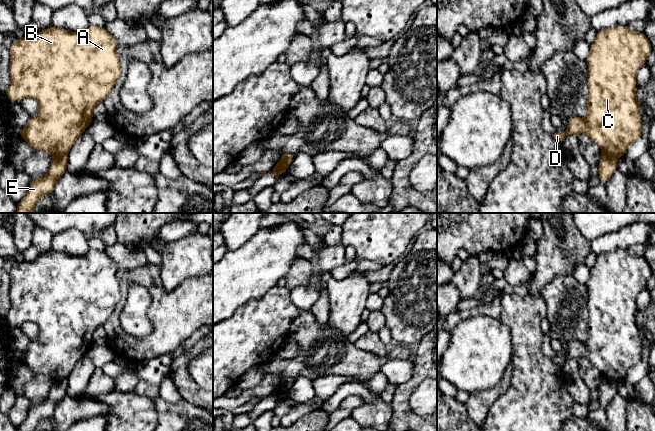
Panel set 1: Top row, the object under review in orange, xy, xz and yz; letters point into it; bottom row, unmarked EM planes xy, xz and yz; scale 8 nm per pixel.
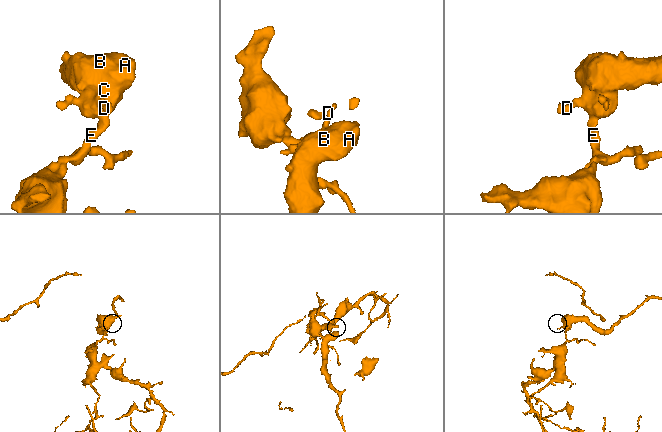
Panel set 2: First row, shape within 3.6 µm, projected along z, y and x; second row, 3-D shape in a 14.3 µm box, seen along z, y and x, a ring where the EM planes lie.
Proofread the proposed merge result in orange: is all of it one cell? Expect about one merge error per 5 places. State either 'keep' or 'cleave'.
cleave

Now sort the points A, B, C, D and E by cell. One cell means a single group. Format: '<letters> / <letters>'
A B C D / E

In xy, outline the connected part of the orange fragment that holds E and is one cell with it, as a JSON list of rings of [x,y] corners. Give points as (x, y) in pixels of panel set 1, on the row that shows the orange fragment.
[[[67,155],[55,157],[50,165],[48,173],[30,183],[25,197],[18,203],[16,213],[33,213],[38,199],[50,195],[56,181],[67,170]]]

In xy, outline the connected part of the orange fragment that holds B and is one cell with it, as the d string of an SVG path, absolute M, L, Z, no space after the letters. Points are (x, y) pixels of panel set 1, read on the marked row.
M94 25L82 32L71 32L51 26L31 38L21 35L18 40L12 41L8 48L11 82L5 95L12 101L31 97L39 103L37 114L31 116L27 125L18 131L19 136L32 149L42 150L54 157L67 155L70 152L77 138L92 123L94 108L110 94L121 75L118 46L117 40L105 27Z

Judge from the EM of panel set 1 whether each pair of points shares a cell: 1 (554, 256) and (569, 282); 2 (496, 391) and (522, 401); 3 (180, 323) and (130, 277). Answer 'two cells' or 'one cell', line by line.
1: two cells
2: two cells
3: one cell

